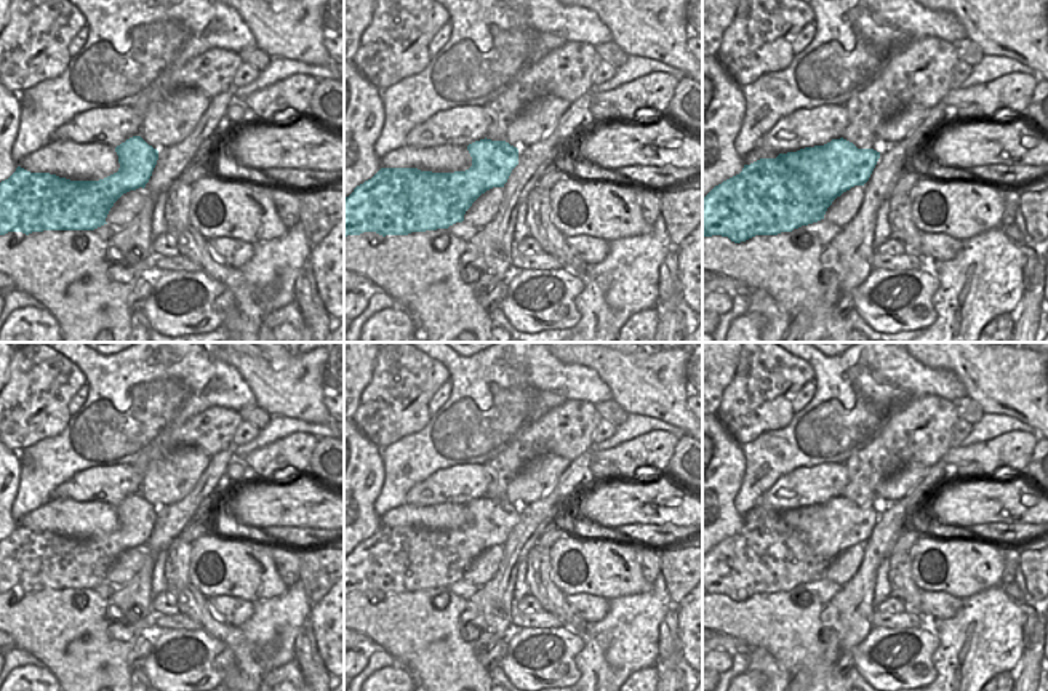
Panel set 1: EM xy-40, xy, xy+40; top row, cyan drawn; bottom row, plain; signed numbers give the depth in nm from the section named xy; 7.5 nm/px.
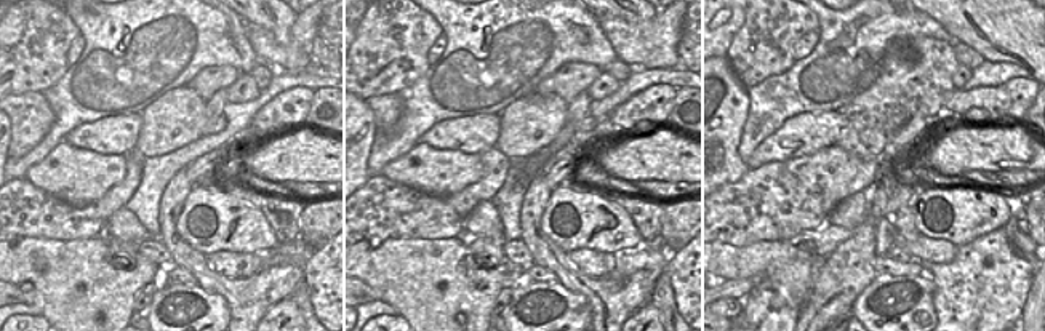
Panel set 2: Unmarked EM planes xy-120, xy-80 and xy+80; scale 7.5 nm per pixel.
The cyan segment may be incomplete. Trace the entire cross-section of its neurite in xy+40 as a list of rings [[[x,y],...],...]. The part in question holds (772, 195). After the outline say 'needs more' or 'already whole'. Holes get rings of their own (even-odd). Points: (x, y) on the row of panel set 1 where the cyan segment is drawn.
[[[840,138],[824,146],[805,147],[744,165],[739,174],[715,186],[702,198],[702,237],[722,235],[741,243],[755,235],[778,235],[818,222],[824,219],[837,197],[869,181],[878,158],[880,152],[858,149]]] | already whole

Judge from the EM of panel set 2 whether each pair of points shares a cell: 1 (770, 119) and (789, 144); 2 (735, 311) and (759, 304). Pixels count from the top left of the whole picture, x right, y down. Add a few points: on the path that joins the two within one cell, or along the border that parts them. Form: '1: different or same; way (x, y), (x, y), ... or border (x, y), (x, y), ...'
1: different; border (812, 111), (791, 115), (751, 154)
2: different; border (741, 301), (743, 312)

